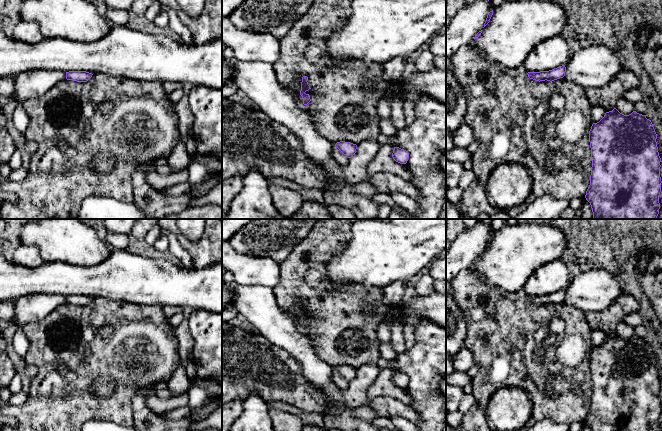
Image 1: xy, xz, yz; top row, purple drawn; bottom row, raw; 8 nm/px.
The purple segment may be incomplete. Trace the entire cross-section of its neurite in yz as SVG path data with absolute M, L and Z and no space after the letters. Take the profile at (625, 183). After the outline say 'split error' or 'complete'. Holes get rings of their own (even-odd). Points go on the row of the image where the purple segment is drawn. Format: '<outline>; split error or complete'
M616 108L606 112L589 131L591 148L590 185L585 198L590 203L593 219L656 219L659 214L659 195L661 192L660 162L657 147L657 134L651 120L633 111L629 115L620 113Z; complete

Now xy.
M69 71L66 72L66 79L77 82L87 82L91 77L92 73L86 71Z; complete

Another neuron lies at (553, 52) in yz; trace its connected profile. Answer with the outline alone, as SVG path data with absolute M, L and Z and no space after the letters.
M562 35L550 37L527 55L523 66L528 72L549 71L557 68L571 59L572 51Z

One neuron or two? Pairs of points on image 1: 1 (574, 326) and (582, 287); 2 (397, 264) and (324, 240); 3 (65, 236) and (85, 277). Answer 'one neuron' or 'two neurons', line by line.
1: two neurons
2: two neurons
3: two neurons

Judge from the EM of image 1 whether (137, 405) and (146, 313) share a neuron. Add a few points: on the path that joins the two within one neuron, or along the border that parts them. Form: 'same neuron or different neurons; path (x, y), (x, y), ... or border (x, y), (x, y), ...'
different neurons; border (136, 393), (132, 397), (133, 417)

